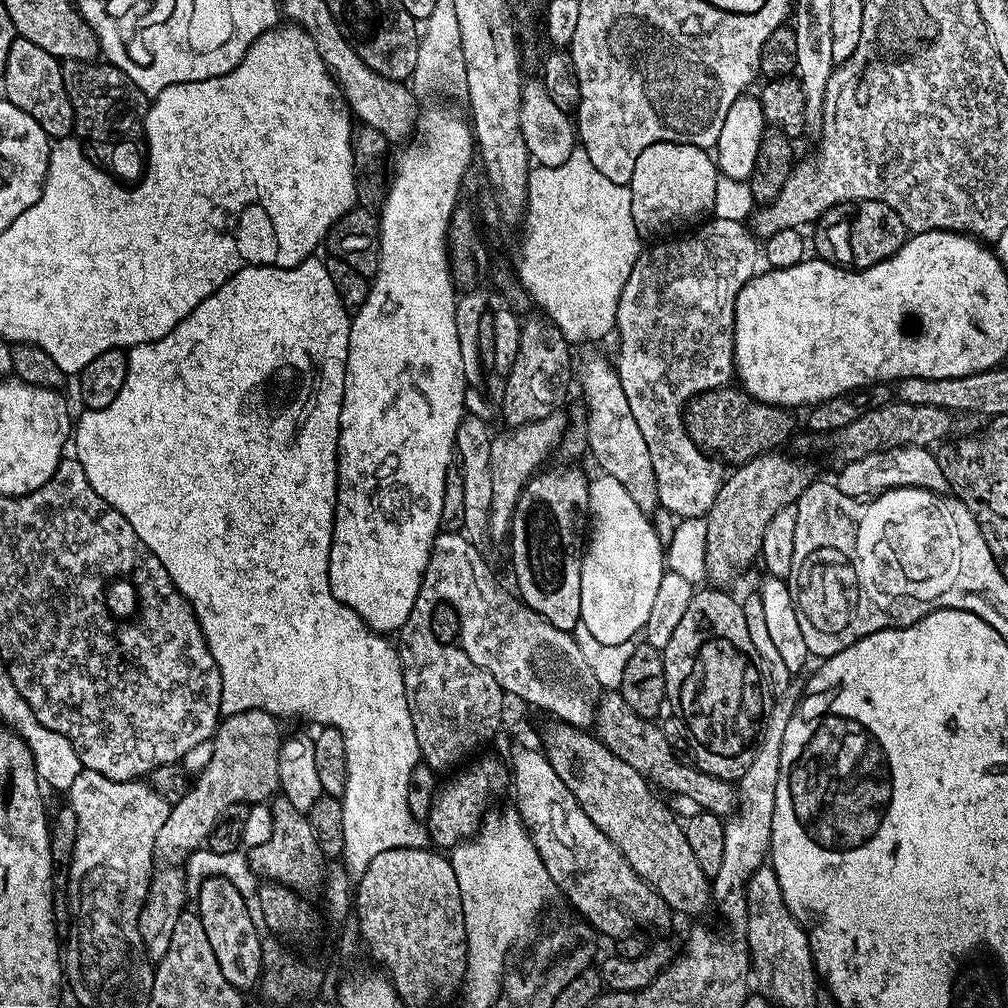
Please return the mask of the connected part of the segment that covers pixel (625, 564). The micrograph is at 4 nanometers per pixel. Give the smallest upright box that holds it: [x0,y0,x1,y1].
[580,474,666,646]

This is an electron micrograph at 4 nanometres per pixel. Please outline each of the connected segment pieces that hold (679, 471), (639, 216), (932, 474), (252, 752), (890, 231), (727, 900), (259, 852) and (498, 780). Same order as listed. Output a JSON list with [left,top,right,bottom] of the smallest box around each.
[[614,218,758,520],[630,142,717,238],[835,448,949,498],[155,709,284,866],[815,200,910,270],[710,682,803,931],[247,794,326,894],[426,760,510,850]]

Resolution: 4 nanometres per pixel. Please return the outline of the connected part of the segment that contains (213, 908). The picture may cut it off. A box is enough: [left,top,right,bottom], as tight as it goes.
[194,877,265,992]

